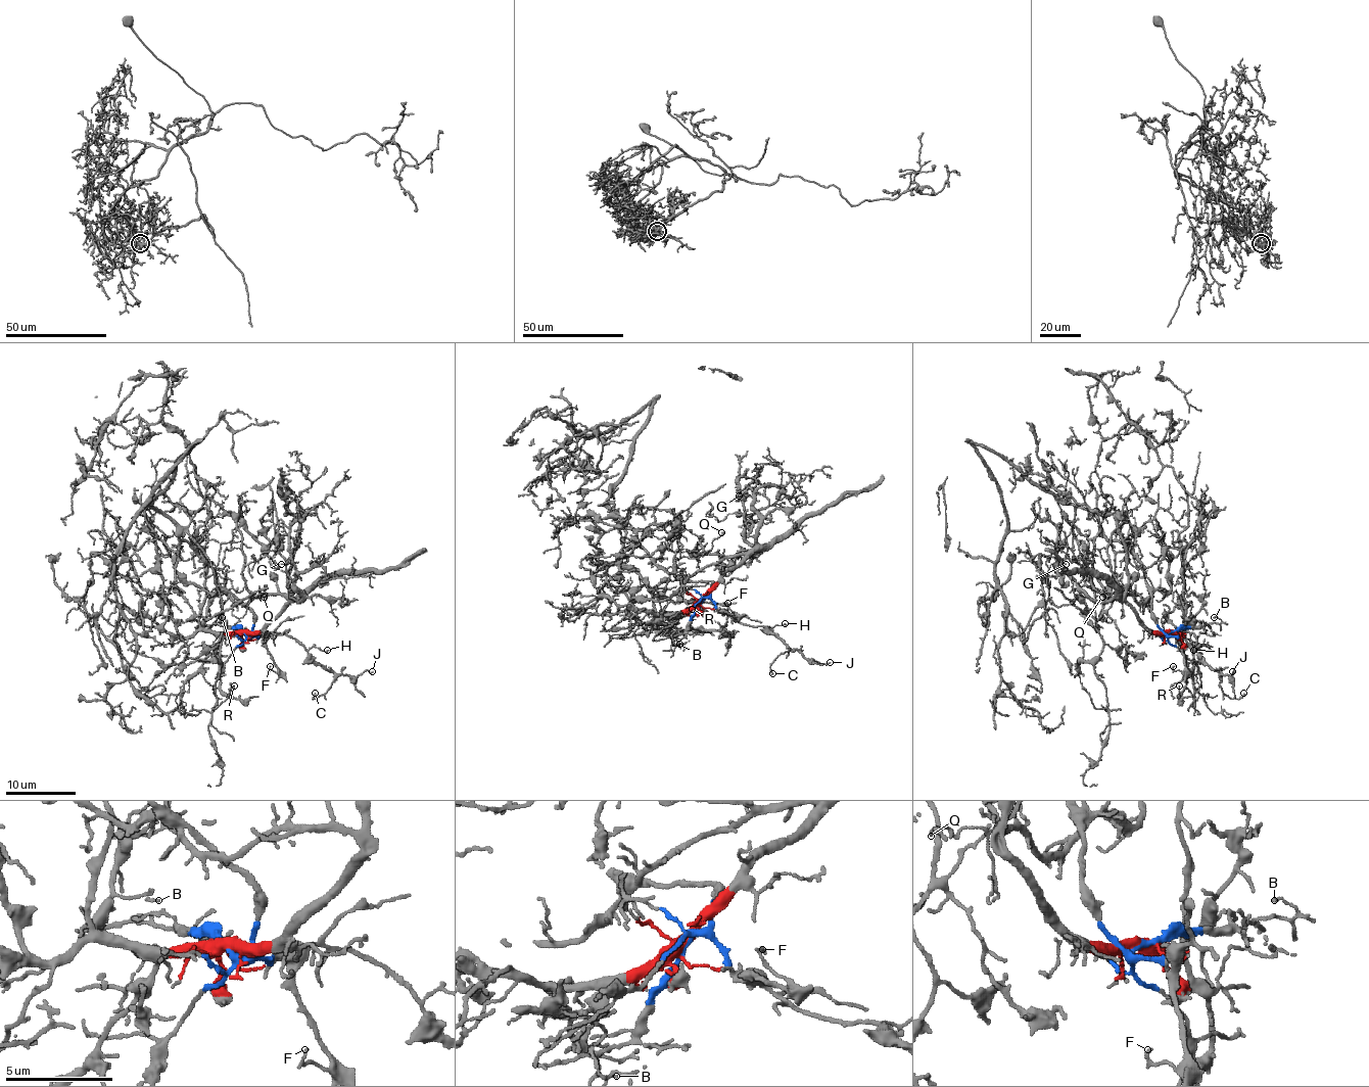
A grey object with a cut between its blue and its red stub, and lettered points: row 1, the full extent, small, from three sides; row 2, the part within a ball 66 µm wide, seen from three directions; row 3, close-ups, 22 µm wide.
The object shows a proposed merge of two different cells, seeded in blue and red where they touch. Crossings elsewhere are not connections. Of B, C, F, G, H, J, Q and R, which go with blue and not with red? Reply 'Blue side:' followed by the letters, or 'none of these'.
Blue side: B, C, F, H, J, R

